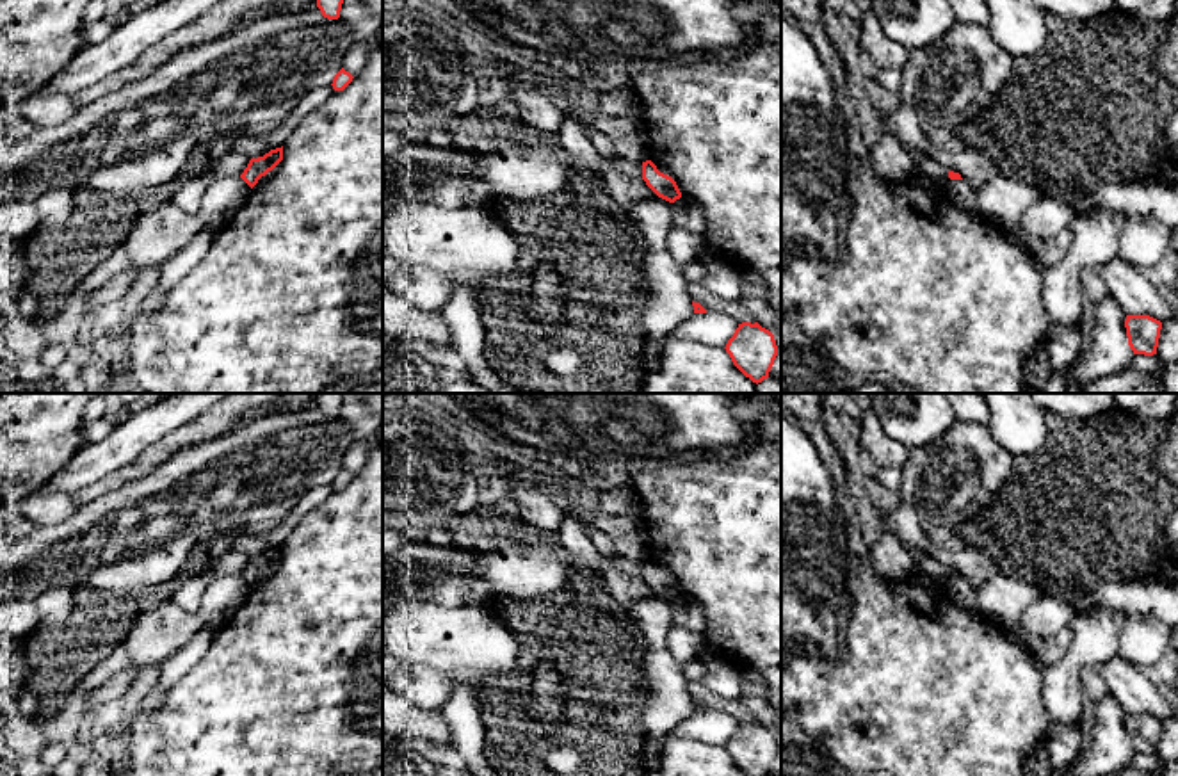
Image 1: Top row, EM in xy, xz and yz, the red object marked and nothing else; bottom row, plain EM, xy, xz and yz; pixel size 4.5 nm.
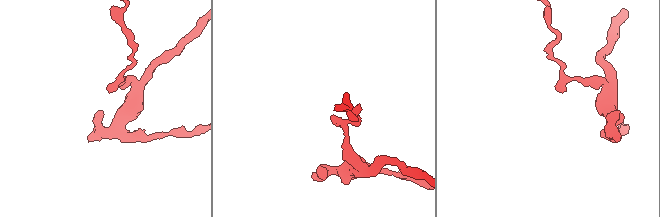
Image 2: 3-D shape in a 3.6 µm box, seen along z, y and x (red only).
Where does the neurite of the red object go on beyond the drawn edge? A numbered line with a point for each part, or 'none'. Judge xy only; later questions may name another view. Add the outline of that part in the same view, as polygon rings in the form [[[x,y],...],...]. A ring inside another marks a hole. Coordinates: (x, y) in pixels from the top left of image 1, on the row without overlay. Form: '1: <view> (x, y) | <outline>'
none

